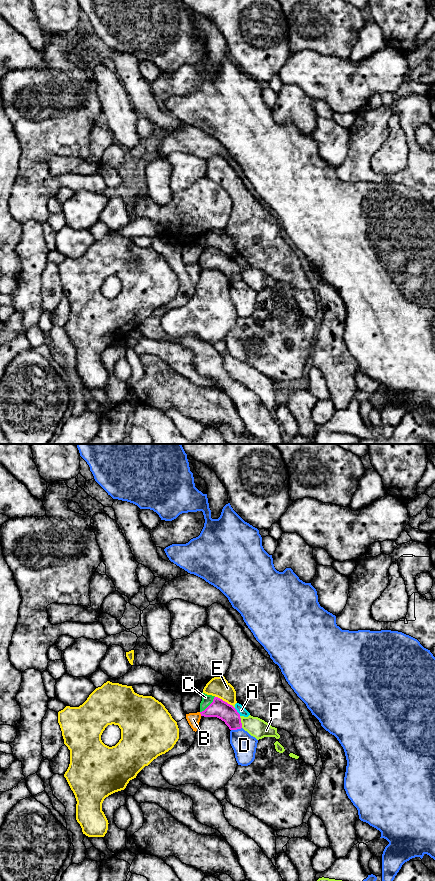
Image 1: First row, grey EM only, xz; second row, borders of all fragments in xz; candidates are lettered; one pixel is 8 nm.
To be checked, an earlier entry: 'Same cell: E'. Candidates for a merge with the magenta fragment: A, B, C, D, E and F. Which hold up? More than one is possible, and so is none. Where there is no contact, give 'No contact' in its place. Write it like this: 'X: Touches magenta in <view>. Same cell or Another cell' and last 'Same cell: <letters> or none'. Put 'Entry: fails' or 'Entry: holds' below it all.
A: Touches magenta in xz. Another cell
B: Touches magenta in xz. Another cell
C: Touches magenta in xz. Same cell
D: Touches magenta in xz. Another cell
E: Touches magenta in xz. Another cell
F: Touches magenta in xz. Another cell
Same cell: C
Entry: fails

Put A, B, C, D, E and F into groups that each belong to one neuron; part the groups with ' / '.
A / B / C / D / E / F

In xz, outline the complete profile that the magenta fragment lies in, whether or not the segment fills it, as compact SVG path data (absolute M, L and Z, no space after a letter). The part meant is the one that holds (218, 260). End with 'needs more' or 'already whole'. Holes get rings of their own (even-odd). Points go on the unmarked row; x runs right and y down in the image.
M202 244L200 266L204 269L217 269L225 274L230 282L242 280L240 266L222 251Z | needs more

